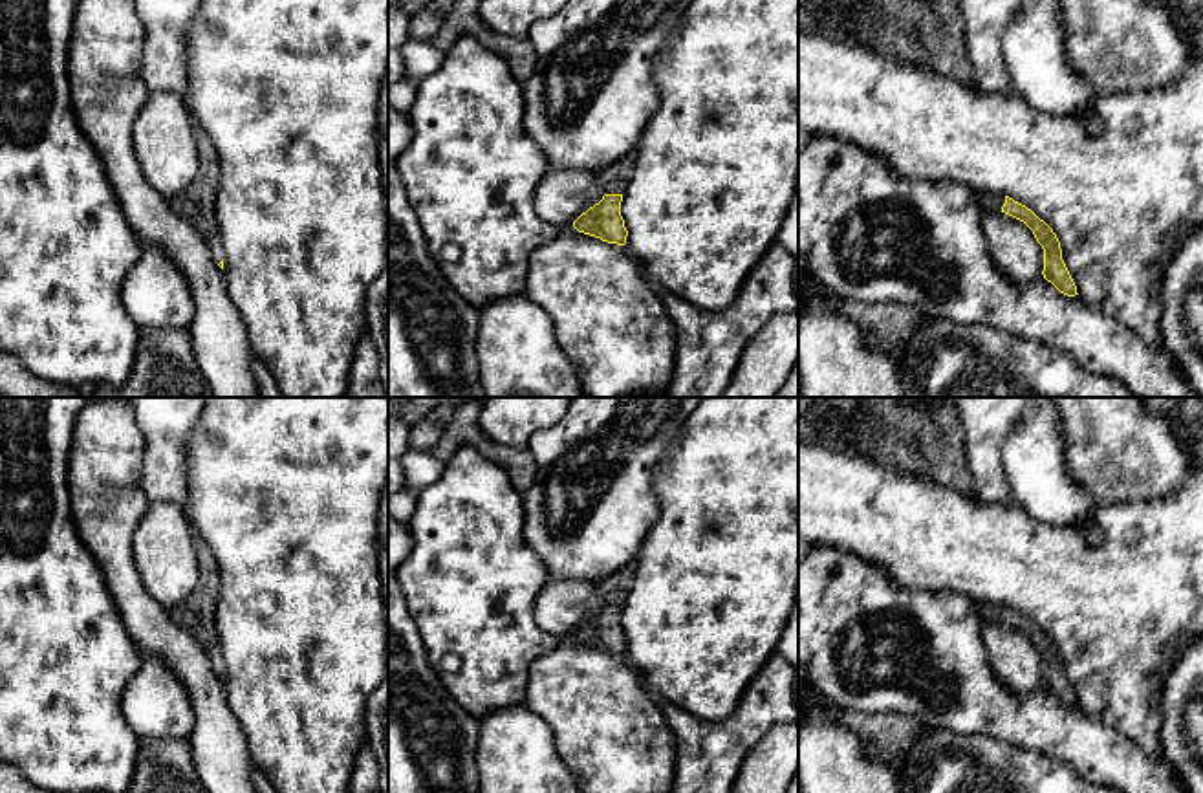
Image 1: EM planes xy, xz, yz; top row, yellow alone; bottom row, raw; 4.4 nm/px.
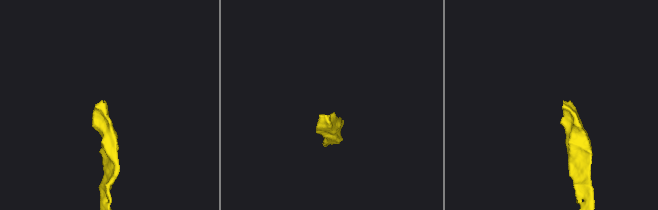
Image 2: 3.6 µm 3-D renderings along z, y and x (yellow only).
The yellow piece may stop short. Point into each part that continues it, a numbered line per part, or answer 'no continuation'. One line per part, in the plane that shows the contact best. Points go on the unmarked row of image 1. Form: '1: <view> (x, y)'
1: xz (614, 588)

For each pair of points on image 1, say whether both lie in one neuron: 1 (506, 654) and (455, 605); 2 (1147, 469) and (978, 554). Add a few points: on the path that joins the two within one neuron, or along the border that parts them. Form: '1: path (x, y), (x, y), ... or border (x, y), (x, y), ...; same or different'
1: path (493, 641), (467, 618); same
2: border (1141, 500), (1099, 506); different

